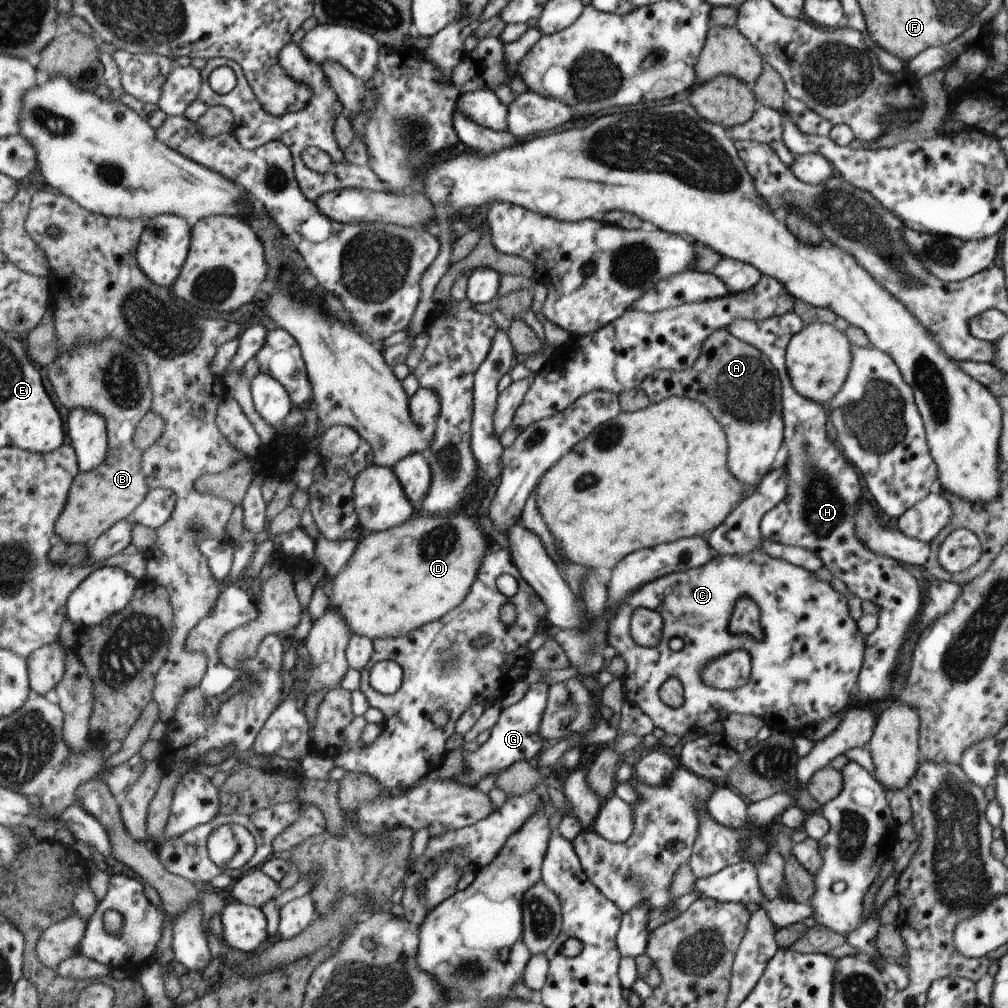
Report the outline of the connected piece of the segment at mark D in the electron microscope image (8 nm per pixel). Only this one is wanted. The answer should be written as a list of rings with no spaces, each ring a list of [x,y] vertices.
[[[459,512],[439,516],[415,515],[399,526],[367,534],[356,542],[355,554],[332,582],[330,604],[343,612],[343,618],[357,636],[367,636],[372,641],[373,638],[406,635],[453,611],[466,598],[482,568],[485,548],[487,546],[481,532]]]

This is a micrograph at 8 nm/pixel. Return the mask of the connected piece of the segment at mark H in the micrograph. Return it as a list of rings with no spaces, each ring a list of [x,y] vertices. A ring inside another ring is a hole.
[[[787,312],[786,315],[774,316],[761,322],[735,320],[733,324],[726,328],[727,332],[731,333],[731,336],[734,336],[737,340],[745,341],[762,354],[765,354],[773,362],[774,368],[778,369],[781,377],[782,420],[787,426],[787,432],[785,432],[786,443],[783,444],[785,450],[783,457],[784,467],[785,472],[787,472],[787,484],[785,484],[787,486],[787,496],[763,515],[758,524],[758,531],[761,538],[765,538],[765,540],[773,540],[773,542],[779,542],[779,544],[797,546],[813,552],[823,562],[823,567],[827,568],[835,578],[839,578],[845,584],[845,588],[849,590],[851,595],[858,596],[862,601],[872,602],[878,608],[875,630],[867,636],[866,660],[859,675],[859,692],[855,692],[855,698],[857,703],[880,703],[882,706],[886,703],[886,698],[891,692],[895,670],[901,664],[899,654],[901,654],[903,642],[908,638],[913,627],[916,626],[922,602],[921,592],[919,592],[917,581],[903,565],[893,560],[893,558],[885,558],[885,556],[877,556],[877,554],[869,552],[853,534],[853,514],[857,510],[855,500],[863,498],[859,478],[853,471],[852,465],[827,440],[827,434],[825,433],[827,414],[825,414],[823,406],[815,404],[812,400],[803,398],[798,392],[795,392],[787,376],[784,363],[786,346],[791,340],[791,336],[797,334],[803,327],[804,324],[799,319],[799,316],[795,315],[794,312]]]

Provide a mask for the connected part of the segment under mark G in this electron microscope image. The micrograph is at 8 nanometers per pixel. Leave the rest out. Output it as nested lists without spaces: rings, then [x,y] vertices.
[[[535,682],[519,702],[501,709],[497,722],[491,728],[487,740],[480,744],[472,753],[463,753],[465,770],[459,776],[449,778],[449,780],[459,782],[459,784],[465,784],[469,788],[475,788],[484,775],[498,775],[499,772],[509,768],[515,762],[521,762],[521,760],[529,762],[533,758],[536,759],[539,752],[547,745],[539,738],[539,734],[537,734],[537,728],[539,728],[539,722],[541,722],[541,714],[545,710],[547,689],[547,684]]]

